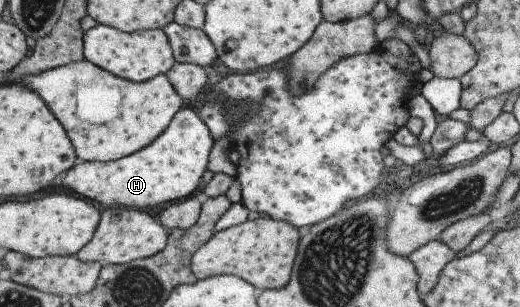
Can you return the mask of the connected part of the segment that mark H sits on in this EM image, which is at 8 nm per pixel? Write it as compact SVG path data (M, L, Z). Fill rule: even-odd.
M179 108L179 111L176 111L171 118L169 125L148 146L129 154L129 157L117 159L117 161L79 161L63 172L61 185L65 189L71 189L73 193L77 193L81 197L87 197L91 203L97 201L99 205L105 205L108 208L119 206L140 210L159 207L159 205L169 203L169 201L185 199L199 187L199 181L201 181L203 171L206 170L208 153L213 143L208 127L201 121L198 114L189 108Z

